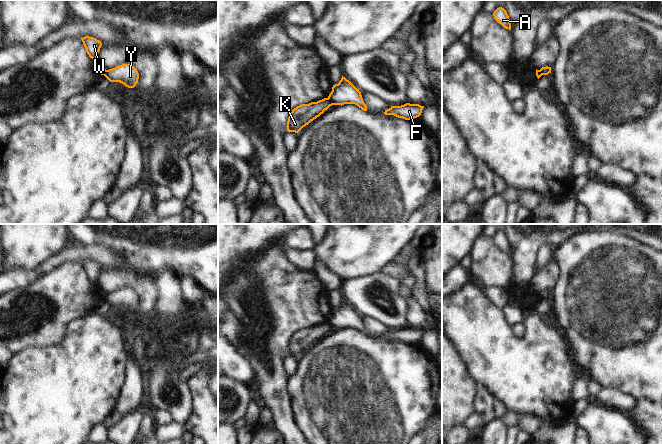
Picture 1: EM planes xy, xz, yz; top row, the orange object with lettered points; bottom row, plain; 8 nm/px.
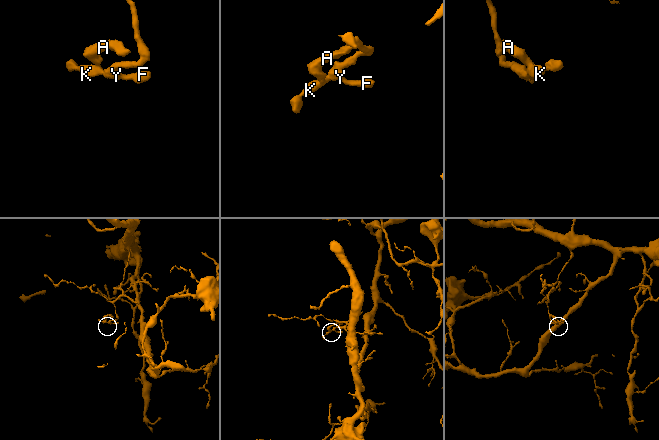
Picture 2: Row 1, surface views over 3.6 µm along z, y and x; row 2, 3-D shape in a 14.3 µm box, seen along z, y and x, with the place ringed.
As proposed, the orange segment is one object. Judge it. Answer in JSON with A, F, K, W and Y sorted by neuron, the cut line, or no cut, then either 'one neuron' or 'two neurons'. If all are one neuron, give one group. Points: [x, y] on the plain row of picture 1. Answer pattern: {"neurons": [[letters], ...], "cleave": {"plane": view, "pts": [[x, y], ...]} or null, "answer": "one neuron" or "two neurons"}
{"neurons": [["A", "K", "W"], ["F", "Y"]], "cleave": {"plane": "xz", "pts": [[328, 321], [333, 328]]}, "answer": "two neurons"}

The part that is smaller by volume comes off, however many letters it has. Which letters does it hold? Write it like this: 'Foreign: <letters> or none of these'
Foreign: A, K, W.

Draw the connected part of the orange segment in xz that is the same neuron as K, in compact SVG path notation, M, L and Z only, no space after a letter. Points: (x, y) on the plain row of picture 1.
M324 322L317 326L297 330L289 338L287 345L288 356L298 357L303 351L323 338L332 329L329 322Z

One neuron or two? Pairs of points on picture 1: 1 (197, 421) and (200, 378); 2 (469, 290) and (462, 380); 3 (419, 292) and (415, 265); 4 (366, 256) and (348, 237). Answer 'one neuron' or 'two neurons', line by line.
1: one neuron
2: two neurons
3: one neuron
4: one neuron

